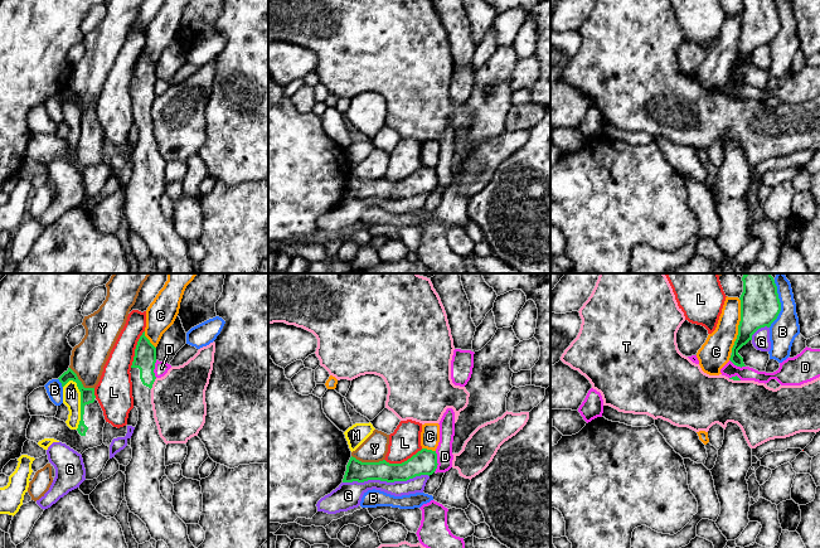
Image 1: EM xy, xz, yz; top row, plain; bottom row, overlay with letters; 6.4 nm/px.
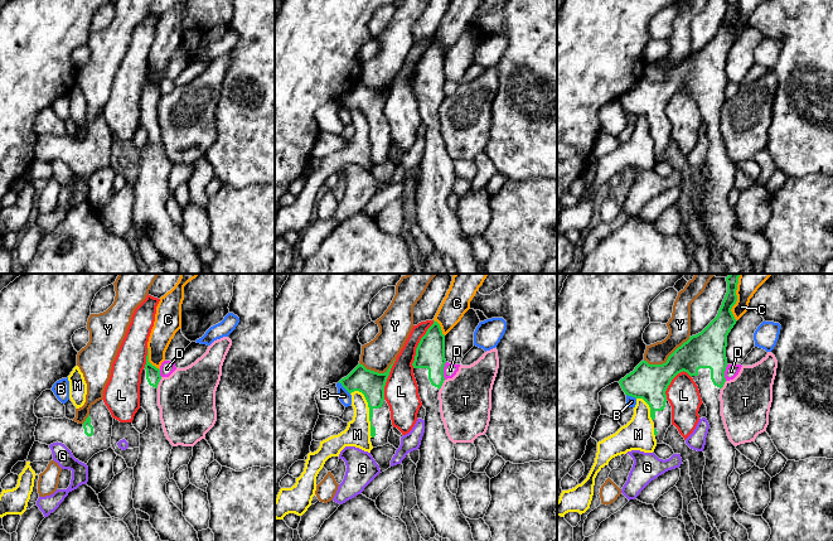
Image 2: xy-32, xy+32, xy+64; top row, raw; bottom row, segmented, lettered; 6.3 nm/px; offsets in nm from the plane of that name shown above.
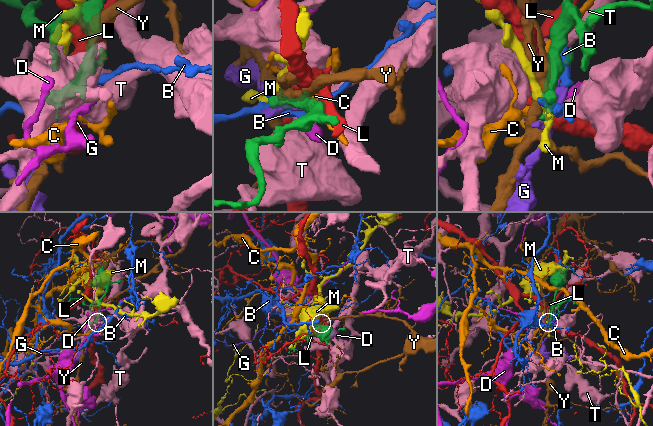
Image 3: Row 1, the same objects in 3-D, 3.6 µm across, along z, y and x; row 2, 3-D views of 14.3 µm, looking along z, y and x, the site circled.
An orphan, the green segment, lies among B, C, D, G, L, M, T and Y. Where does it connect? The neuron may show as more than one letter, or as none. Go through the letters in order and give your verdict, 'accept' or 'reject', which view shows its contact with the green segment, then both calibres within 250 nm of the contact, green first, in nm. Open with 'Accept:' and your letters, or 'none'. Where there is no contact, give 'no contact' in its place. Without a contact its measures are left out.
Accept: none
B: reject; meets green in yz; 260 nm thick on the green side, 180 nm on the other
C: reject; meets green in yz; 260 nm thick on the green side, 190 nm on the other
D: reject; meets green in xz; 160 nm thick on the green side, 100 nm on the other
G: reject; meets green in xz; 140 nm thick on the green side, 160 nm on the other
L: reject; meets green in xz; 160 nm thick on the green side, 200 nm on the other
M: reject; meets green in xy; 100 nm thick on the green side, 110 nm on the other
T: reject; meets green in xy; 140 nm thick on the green side, 340 nm on the other
Y: reject; meets green in xz; 130 nm thick on the green side, 160 nm on the other

